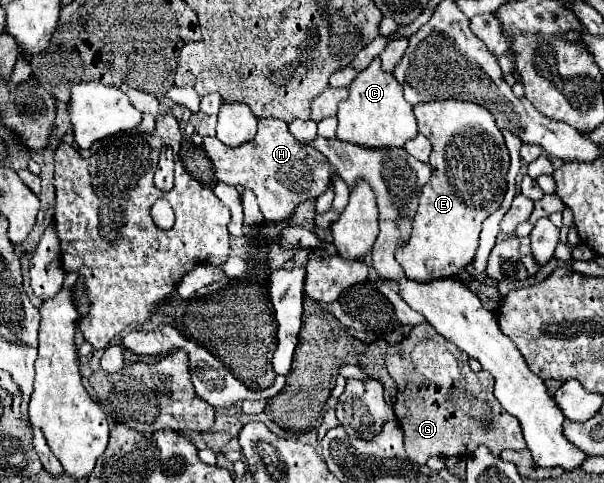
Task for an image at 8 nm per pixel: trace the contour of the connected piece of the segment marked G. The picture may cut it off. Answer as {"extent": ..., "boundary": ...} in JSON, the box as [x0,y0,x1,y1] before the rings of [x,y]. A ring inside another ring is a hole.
{"extent":[386,323,526,465],"boundary":[[[428,323],[416,325],[412,333],[402,341],[402,355],[386,355],[388,373],[398,385],[394,413],[404,431],[404,449],[408,459],[418,465],[424,465],[432,455],[468,457],[478,445],[488,447],[494,455],[500,455],[504,449],[526,449],[518,419],[504,411],[492,393],[492,375],[488,375],[488,371],[472,371],[468,367],[468,355],[430,329],[432,327]]]}

